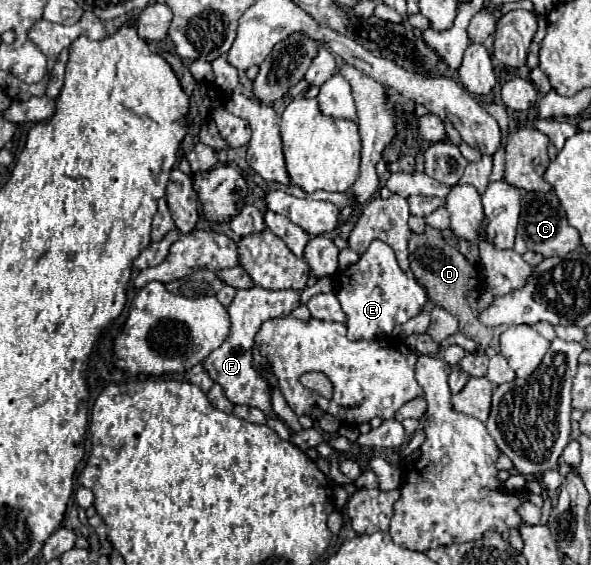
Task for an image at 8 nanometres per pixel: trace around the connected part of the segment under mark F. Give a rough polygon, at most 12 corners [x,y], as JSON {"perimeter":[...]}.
{"perimeter":[[238,289],[230,335],[204,361],[234,405],[272,411],[270,385],[254,369],[256,333],[288,317],[294,289]]}

